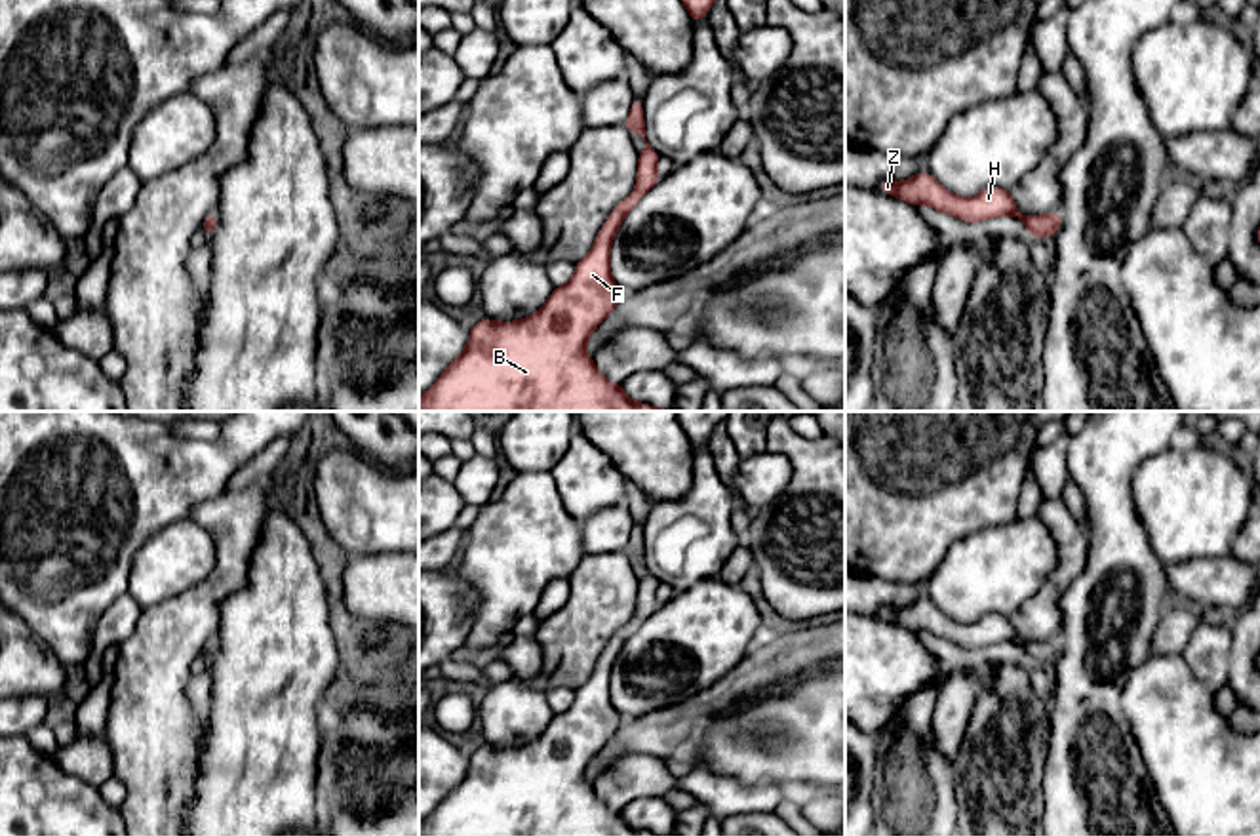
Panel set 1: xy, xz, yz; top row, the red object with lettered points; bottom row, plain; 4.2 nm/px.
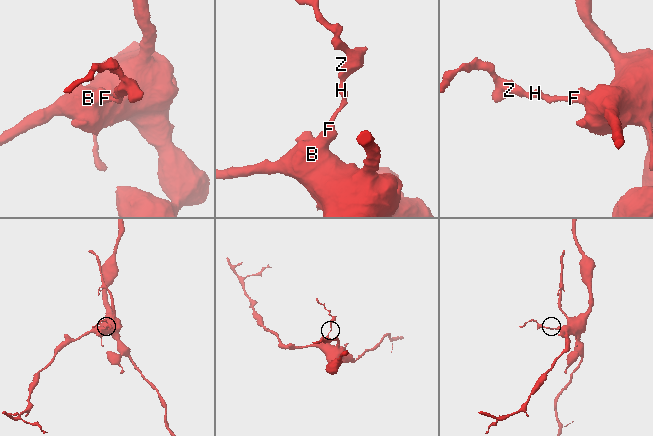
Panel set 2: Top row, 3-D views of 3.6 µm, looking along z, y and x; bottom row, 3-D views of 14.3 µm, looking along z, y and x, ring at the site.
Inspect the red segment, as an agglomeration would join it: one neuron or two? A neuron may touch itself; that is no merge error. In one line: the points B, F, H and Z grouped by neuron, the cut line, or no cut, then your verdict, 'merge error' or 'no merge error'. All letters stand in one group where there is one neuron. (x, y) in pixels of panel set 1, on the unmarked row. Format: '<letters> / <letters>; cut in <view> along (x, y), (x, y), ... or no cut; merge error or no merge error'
B F H Z; no cut; no merge error

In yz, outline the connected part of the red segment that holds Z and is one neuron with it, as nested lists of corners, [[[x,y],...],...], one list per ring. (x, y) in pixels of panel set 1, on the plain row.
[[[919,598],[906,607],[881,607],[877,617],[902,625],[912,632],[931,632],[940,640],[973,651],[999,642],[1011,642],[1026,651],[1030,663],[1039,667],[1051,667],[1054,657],[1062,653],[1060,636],[1047,642],[1020,642],[1007,615],[988,613],[976,623],[961,625],[946,617],[929,598]]]

